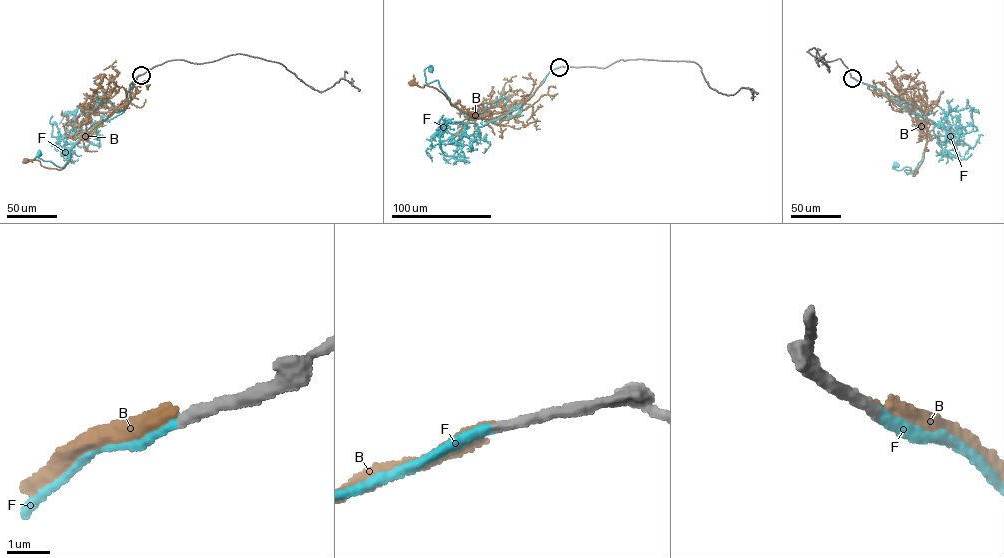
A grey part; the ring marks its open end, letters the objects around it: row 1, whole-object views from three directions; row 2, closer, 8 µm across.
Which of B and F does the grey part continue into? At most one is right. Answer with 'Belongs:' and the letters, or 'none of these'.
Belongs: F

